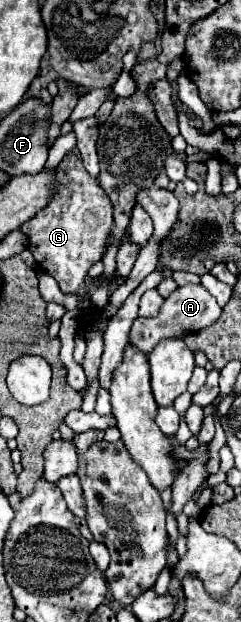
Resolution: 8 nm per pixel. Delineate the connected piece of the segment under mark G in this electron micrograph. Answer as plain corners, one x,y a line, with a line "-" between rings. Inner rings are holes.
68,153
60,167
62,177
56,197
20,229
28,237
28,249
36,263
58,281
62,293
84,295
84,277
88,269
102,259
108,247
110,231
114,227
114,209
98,181
86,173
78,153

